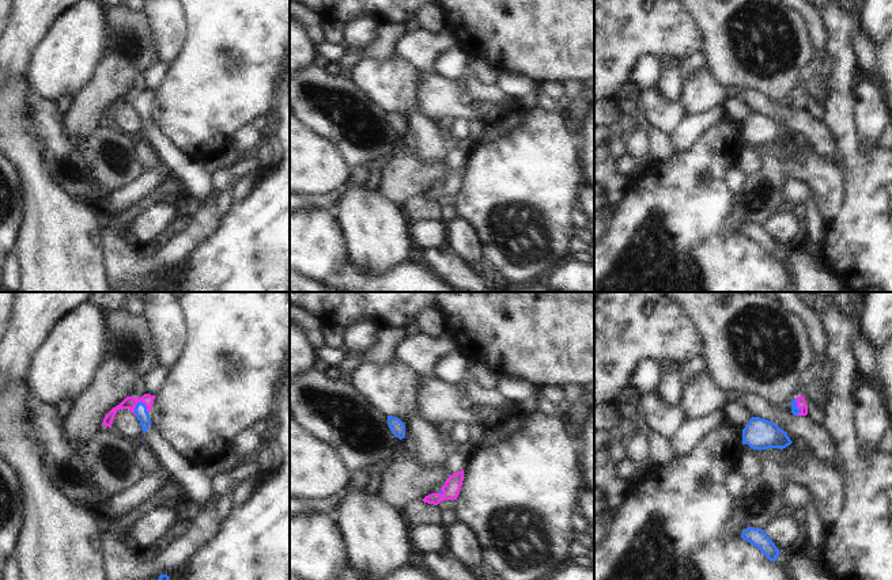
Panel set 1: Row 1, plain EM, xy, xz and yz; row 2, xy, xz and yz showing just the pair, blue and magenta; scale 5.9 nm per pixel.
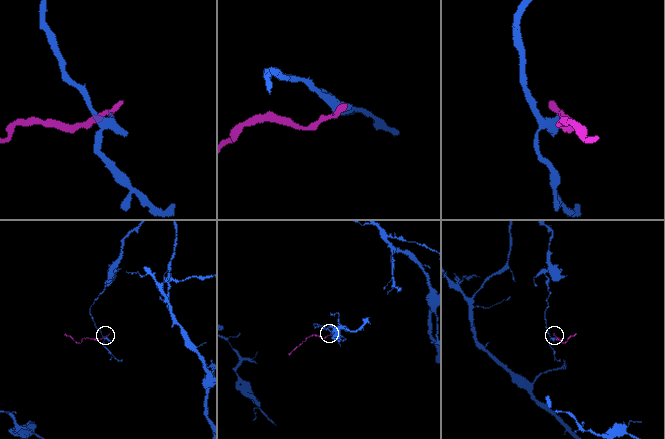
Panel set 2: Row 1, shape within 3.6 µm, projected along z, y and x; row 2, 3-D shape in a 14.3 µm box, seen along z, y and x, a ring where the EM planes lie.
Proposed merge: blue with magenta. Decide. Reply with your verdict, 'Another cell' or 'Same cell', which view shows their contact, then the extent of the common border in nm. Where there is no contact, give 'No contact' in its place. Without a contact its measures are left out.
Same cell. Touches blue in xy. Shared border 100 nm

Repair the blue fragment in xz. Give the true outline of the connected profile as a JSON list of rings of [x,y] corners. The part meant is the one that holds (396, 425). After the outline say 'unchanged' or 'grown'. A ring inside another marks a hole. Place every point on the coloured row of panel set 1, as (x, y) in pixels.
[[[388,416],[388,425],[396,437],[400,440],[405,437],[405,425],[400,418]]]; unchanged

